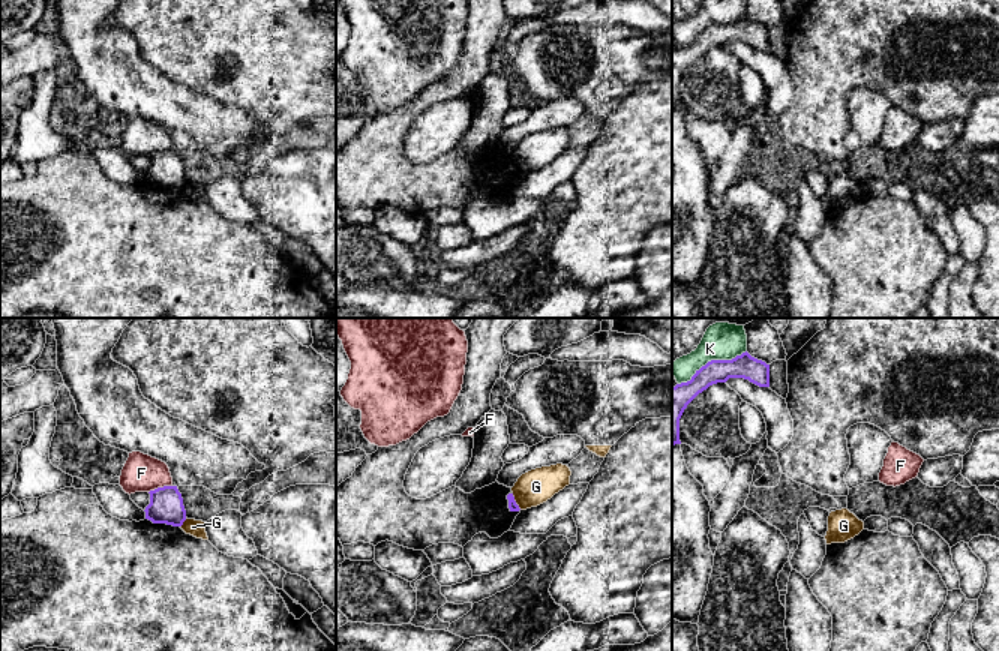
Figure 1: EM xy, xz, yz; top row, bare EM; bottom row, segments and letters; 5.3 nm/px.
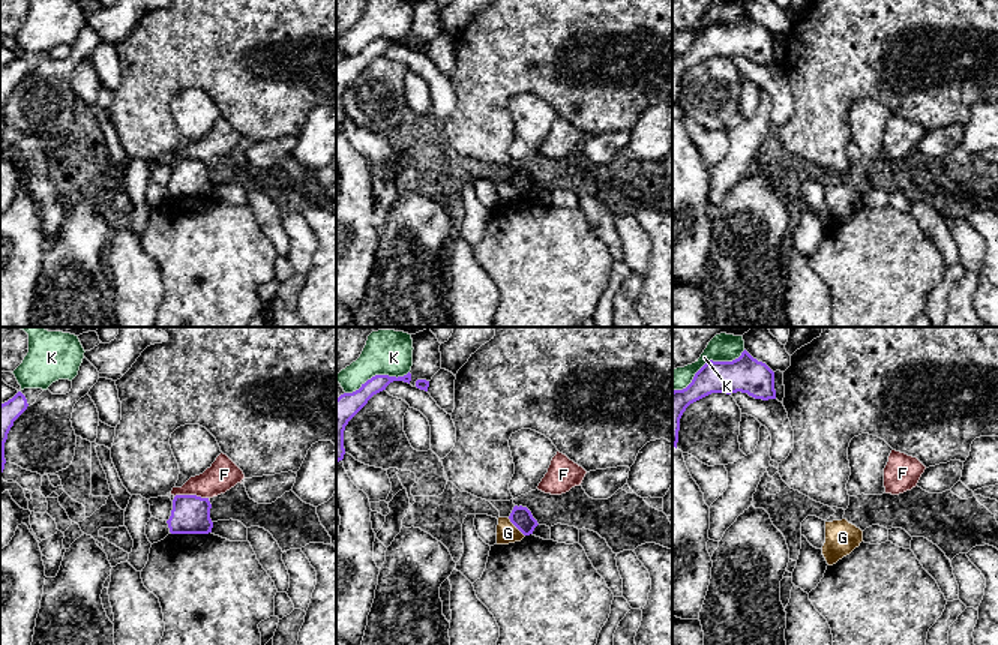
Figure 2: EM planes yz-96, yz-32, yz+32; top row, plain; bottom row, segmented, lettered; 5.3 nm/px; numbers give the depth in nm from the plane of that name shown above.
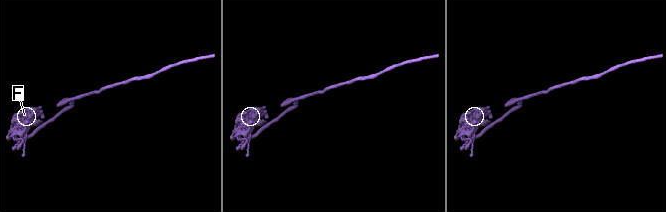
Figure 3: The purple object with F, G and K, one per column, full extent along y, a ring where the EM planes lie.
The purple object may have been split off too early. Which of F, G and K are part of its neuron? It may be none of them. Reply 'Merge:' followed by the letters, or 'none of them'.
Merge: none of them

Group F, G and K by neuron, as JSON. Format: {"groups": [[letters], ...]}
{"groups": [["F"], ["G", "K"]]}

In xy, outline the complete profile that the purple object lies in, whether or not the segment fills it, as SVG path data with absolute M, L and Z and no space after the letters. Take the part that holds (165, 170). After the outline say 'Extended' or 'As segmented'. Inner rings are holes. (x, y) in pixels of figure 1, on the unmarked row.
M164 150L150 154L150 168L146 171L146 183L153 188L182 190L186 184L186 174L177 150Z. As segmented

